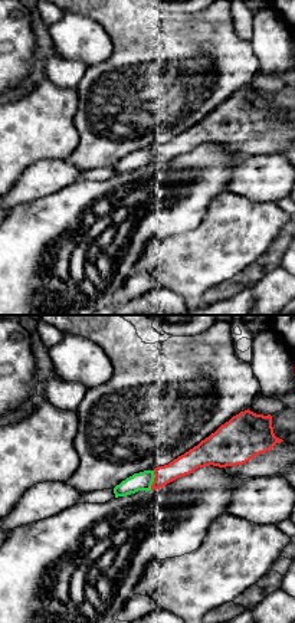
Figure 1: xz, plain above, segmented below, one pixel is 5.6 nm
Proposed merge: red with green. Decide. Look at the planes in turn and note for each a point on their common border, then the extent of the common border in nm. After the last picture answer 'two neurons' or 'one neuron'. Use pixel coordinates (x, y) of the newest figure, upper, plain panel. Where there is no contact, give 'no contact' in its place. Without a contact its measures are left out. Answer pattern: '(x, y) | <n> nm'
(154, 158) | 110 nm

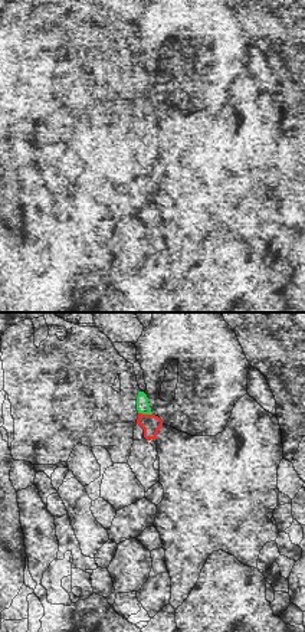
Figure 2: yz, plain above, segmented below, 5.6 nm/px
(146, 92) | 80 nm

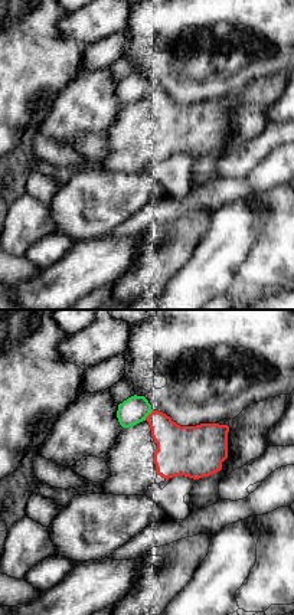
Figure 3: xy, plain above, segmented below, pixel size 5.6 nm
(149, 92) | 80 nm

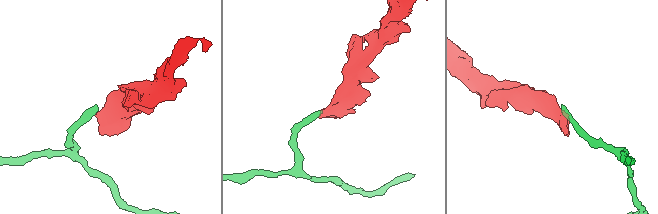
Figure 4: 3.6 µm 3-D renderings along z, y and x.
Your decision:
two neurons

